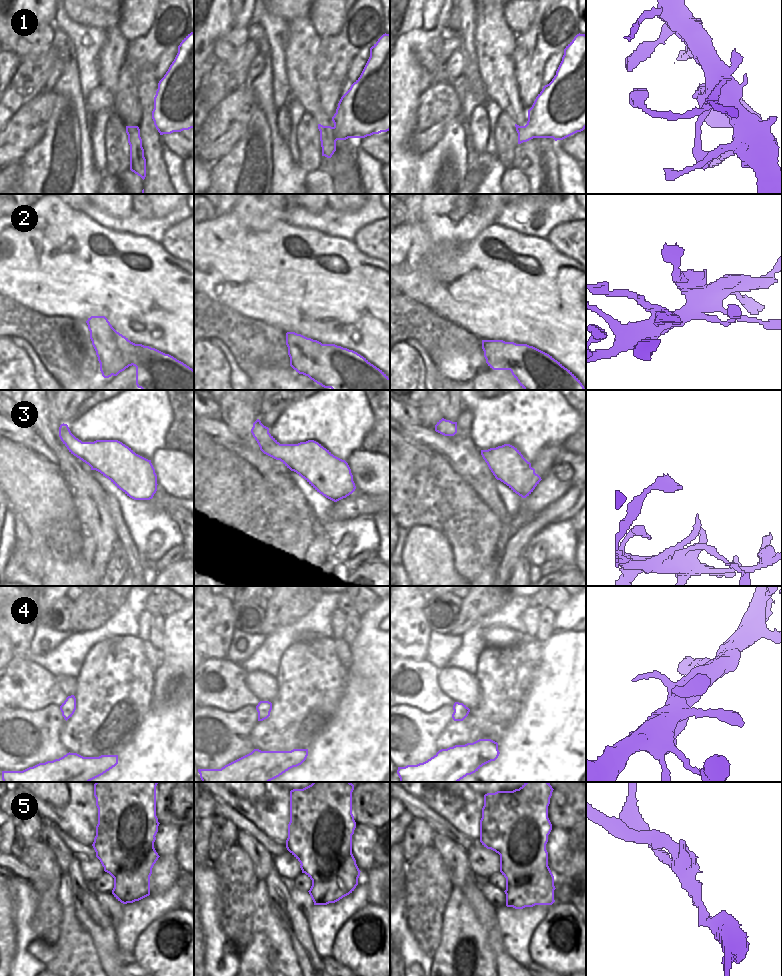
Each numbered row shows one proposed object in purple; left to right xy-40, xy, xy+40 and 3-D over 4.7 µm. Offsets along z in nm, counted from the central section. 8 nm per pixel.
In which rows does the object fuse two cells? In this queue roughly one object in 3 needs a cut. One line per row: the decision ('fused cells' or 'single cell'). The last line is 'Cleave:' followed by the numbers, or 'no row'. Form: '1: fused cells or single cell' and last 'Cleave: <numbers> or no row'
1: fused cells
2: fused cells
3: single cell
4: single cell
5: fused cells
Cleave: 1, 2, 5

